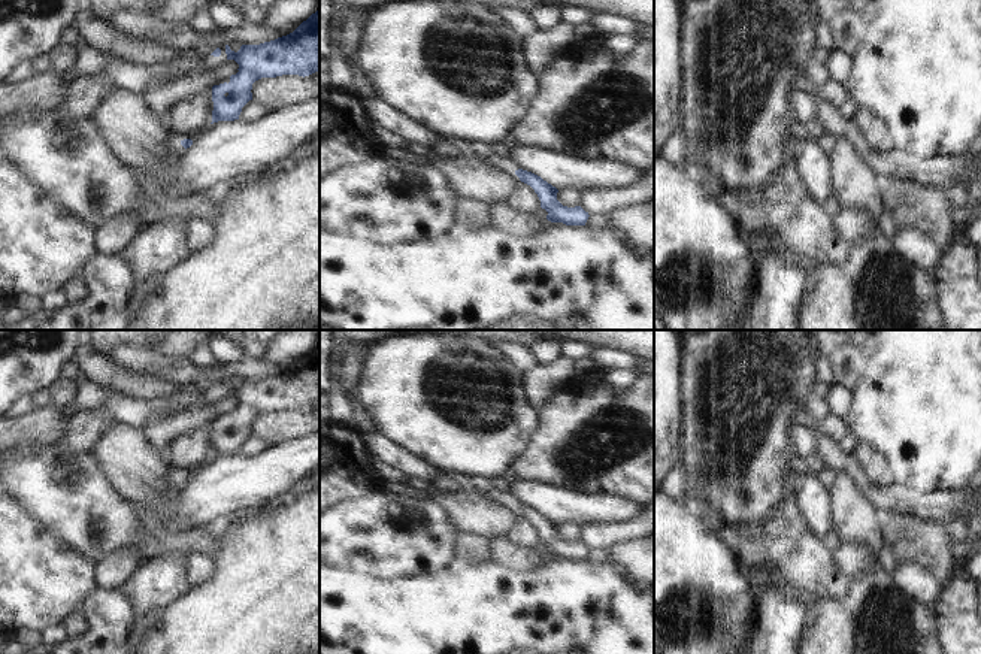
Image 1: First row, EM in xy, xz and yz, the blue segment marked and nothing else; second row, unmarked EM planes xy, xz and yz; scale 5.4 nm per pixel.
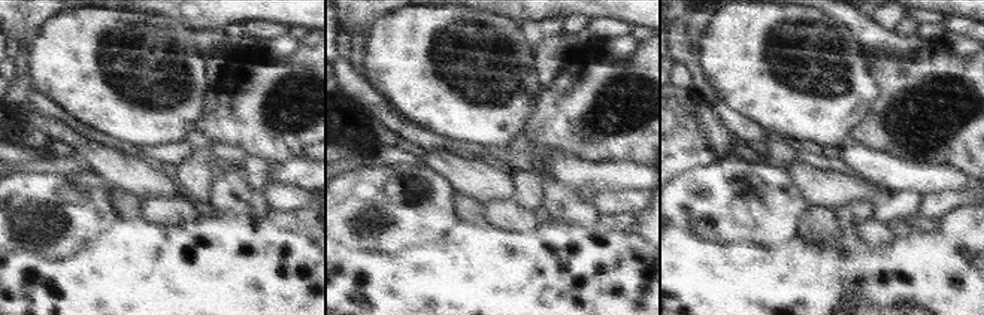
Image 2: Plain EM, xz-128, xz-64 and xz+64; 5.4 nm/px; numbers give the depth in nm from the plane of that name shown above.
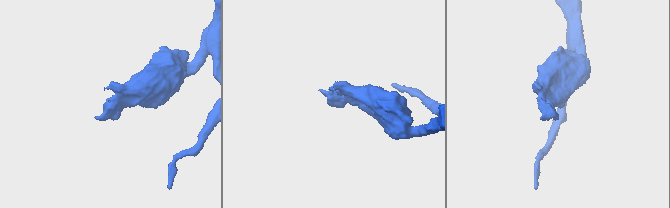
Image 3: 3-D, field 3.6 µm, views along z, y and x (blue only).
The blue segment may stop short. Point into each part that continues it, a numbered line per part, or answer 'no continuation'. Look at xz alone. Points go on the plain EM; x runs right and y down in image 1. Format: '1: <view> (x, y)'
1: xz (497, 494)

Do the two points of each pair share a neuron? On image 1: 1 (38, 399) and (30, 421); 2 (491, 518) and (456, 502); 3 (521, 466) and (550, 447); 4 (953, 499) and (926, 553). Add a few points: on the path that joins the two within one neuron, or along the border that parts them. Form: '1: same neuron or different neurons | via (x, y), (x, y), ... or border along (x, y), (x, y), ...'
1: different neurons | border along (48, 405), (33, 409)
2: same neuron | via (483, 517), (465, 509)
3: same neuron | via (529, 466), (542, 454)
4: different neurons | border along (908, 512), (936, 520), (941, 524)

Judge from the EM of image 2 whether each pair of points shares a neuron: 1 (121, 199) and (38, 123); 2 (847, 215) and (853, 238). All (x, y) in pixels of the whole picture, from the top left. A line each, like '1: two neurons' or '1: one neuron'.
1: two neurons
2: one neuron

